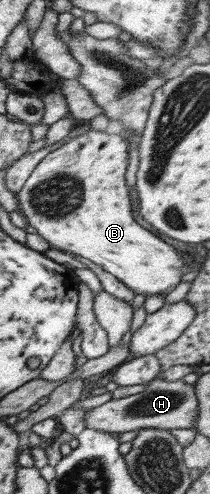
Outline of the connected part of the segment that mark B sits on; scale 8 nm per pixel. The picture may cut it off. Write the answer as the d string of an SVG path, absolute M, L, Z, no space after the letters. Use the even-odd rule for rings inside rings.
M91 130L74 139L68 139L62 147L52 151L38 163L23 188L16 193L18 211L28 220L27 225L34 227L36 233L46 239L48 249L64 249L90 259L104 271L112 273L136 295L145 298L166 295L181 282L180 278L187 272L185 263L173 247L163 239L154 237L150 231L134 221L130 213L132 199L125 178L128 162L129 145L122 134L110 135L105 131Z

